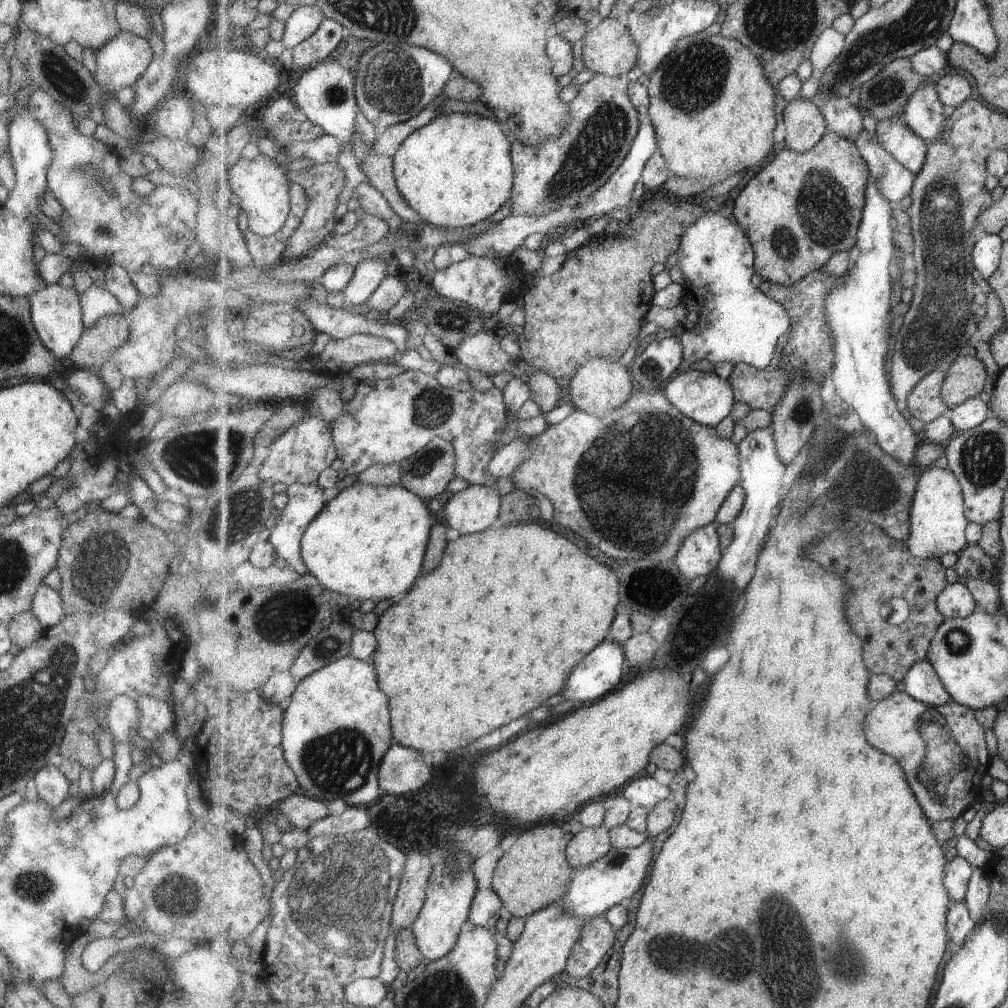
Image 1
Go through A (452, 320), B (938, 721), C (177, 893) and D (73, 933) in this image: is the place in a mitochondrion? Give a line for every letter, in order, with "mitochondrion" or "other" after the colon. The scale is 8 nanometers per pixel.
A: mitochondrion
B: mitochondrion
C: mitochondrion
D: other

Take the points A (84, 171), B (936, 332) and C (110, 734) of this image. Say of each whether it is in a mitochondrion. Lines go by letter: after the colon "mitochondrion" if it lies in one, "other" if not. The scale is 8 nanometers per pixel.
A: other
B: mitochondrion
C: other

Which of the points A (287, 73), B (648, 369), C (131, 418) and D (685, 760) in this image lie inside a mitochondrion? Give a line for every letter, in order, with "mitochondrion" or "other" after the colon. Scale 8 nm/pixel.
A: other
B: mitochondrion
C: other
D: other

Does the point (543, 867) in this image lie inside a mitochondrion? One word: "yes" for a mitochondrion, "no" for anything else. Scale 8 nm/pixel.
no

